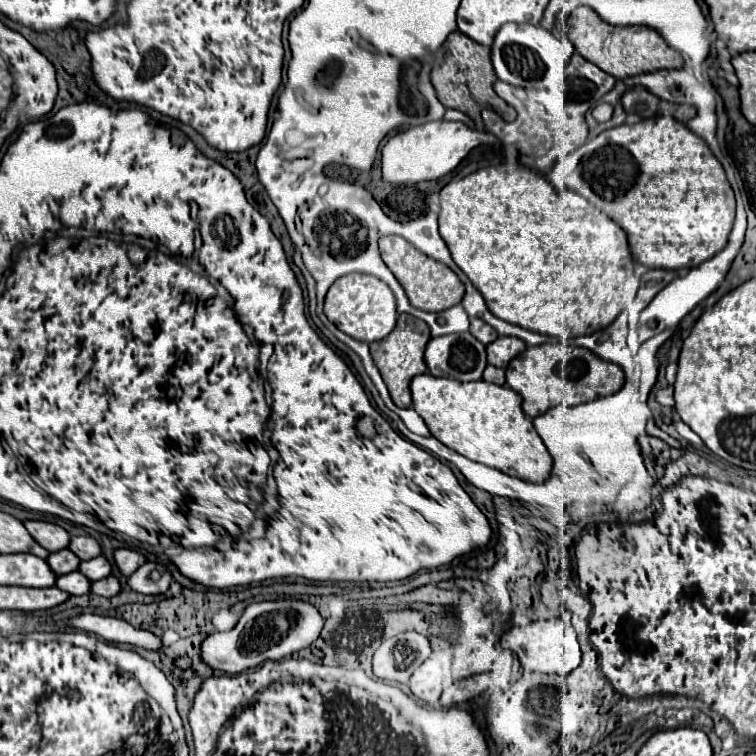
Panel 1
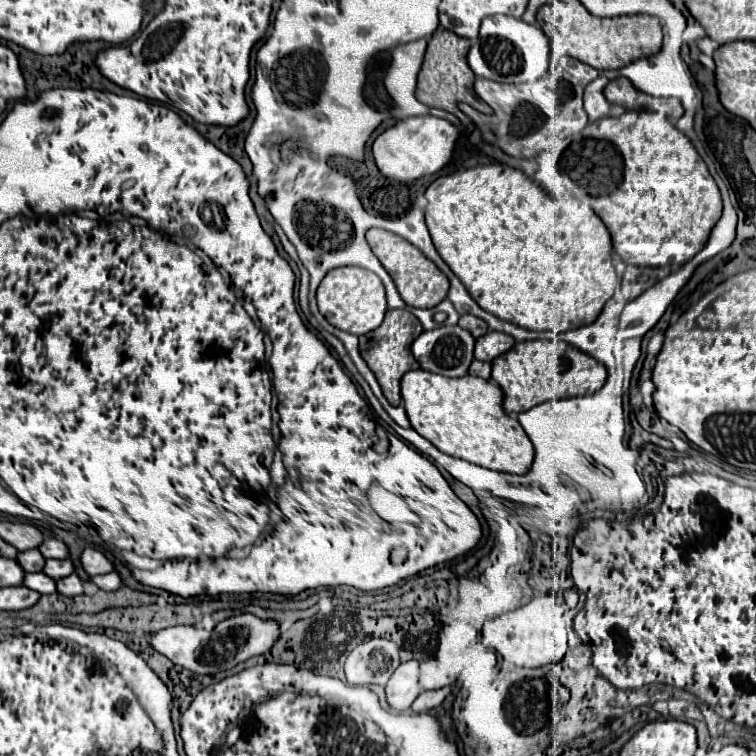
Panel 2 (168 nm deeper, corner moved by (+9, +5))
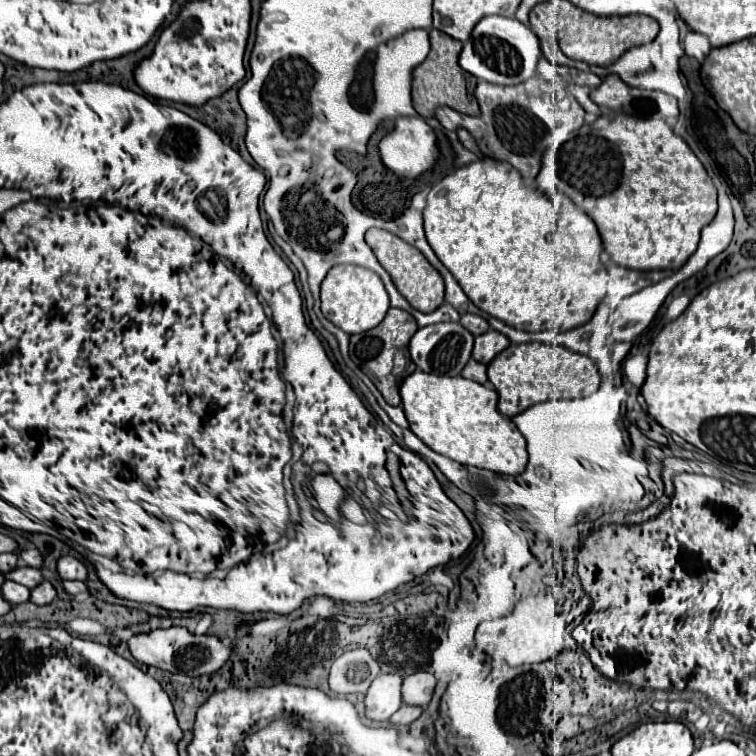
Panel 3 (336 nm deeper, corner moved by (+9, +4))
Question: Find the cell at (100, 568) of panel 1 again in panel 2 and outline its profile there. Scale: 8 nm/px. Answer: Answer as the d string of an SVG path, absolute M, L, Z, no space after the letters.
M48 559L46 565L42 567L42 573L46 573L48 577L54 577L54 579L60 579L60 577L66 577L66 575L74 573L74 565L68 559L62 559L62 561Z

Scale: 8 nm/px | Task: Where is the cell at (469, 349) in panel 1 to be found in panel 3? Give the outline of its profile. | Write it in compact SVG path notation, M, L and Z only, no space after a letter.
M442 322L432 324L426 328L418 328L418 332L410 340L410 356L414 364L426 372L426 374L438 374L438 376L458 376L472 354L472 342L474 336L464 330L458 322Z

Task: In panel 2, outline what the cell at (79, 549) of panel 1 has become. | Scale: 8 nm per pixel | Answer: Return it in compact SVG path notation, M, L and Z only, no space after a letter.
M46 539L40 547L38 547L38 551L42 553L42 557L48 557L48 559L66 559L68 557L68 547L62 543L62 541L58 541L58 539Z

